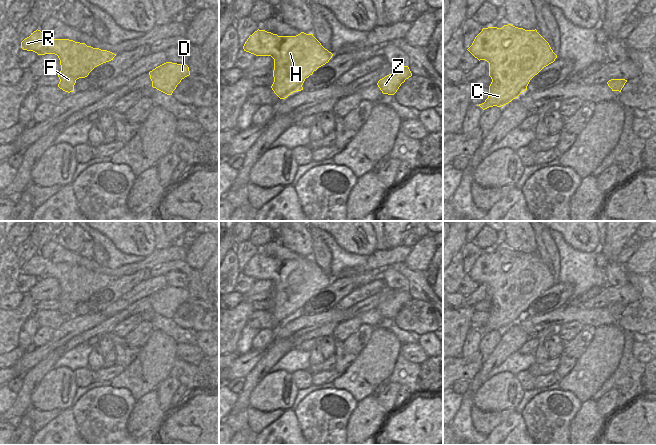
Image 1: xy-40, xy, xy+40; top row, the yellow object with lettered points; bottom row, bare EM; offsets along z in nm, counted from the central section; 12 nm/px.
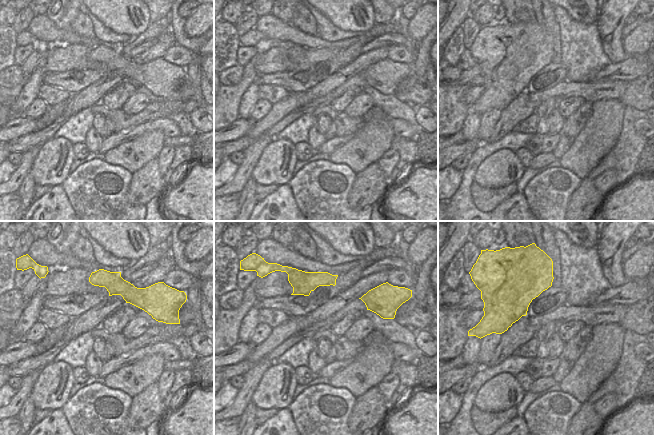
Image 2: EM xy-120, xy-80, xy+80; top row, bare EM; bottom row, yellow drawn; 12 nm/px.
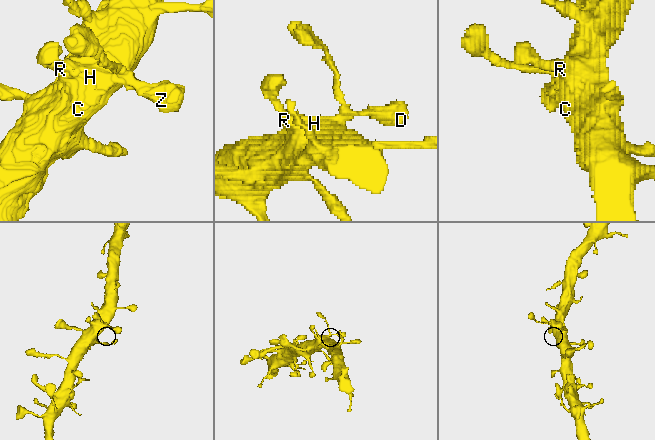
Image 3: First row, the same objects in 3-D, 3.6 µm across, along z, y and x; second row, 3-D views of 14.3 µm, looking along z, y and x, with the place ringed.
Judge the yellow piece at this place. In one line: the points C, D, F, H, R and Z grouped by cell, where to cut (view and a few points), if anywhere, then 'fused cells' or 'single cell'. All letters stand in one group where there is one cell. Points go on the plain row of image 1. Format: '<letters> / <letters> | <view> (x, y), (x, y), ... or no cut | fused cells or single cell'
C D F H R Z | no cut | single cell

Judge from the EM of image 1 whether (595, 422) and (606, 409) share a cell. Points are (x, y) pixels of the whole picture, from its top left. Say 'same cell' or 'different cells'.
different cells

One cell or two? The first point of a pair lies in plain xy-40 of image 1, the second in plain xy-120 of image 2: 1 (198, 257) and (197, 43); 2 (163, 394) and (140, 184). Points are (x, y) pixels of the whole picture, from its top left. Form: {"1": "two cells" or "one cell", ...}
{"1": "two cells", "2": "two cells"}

